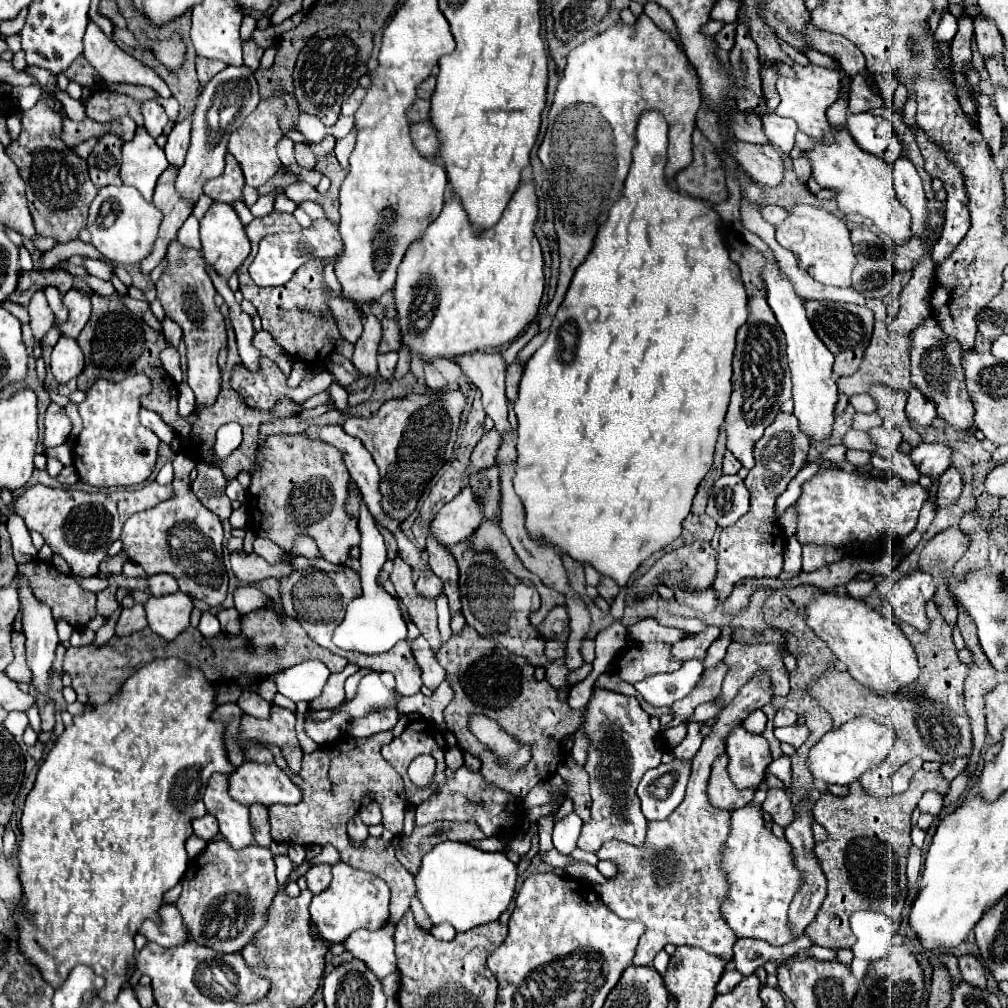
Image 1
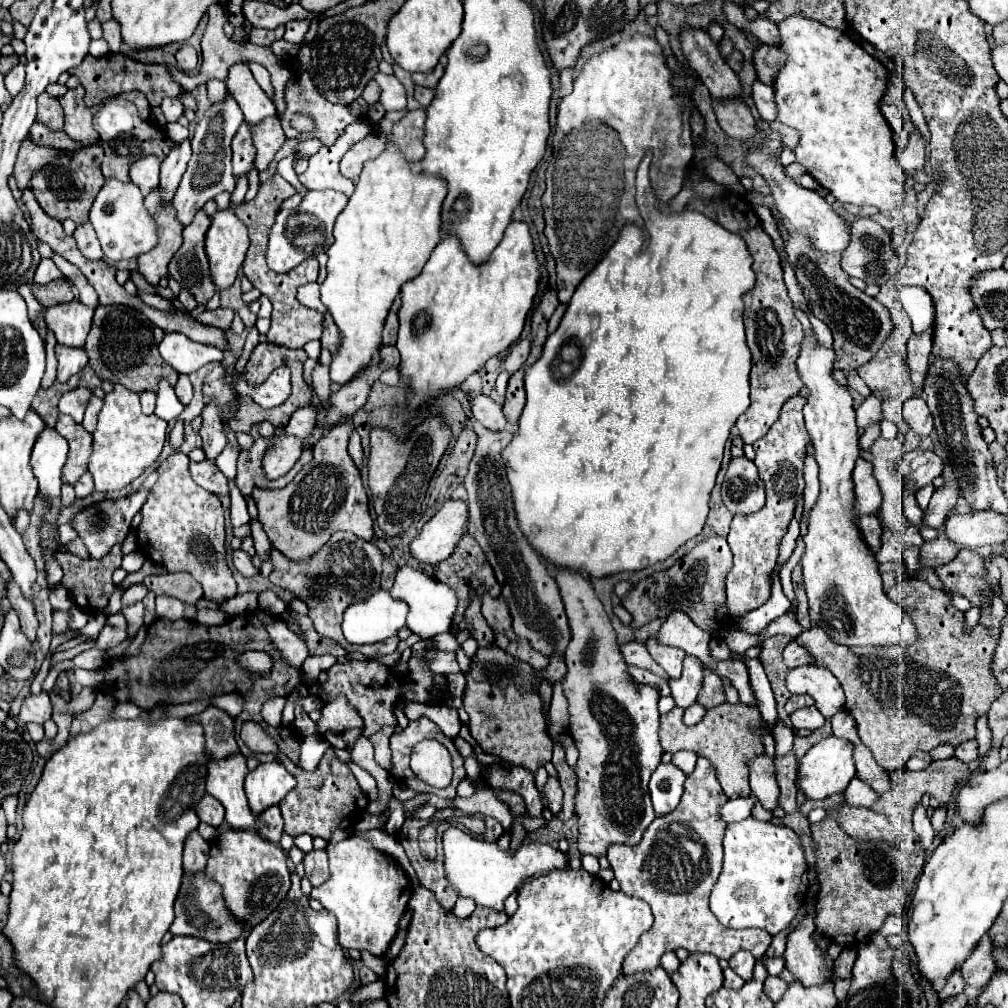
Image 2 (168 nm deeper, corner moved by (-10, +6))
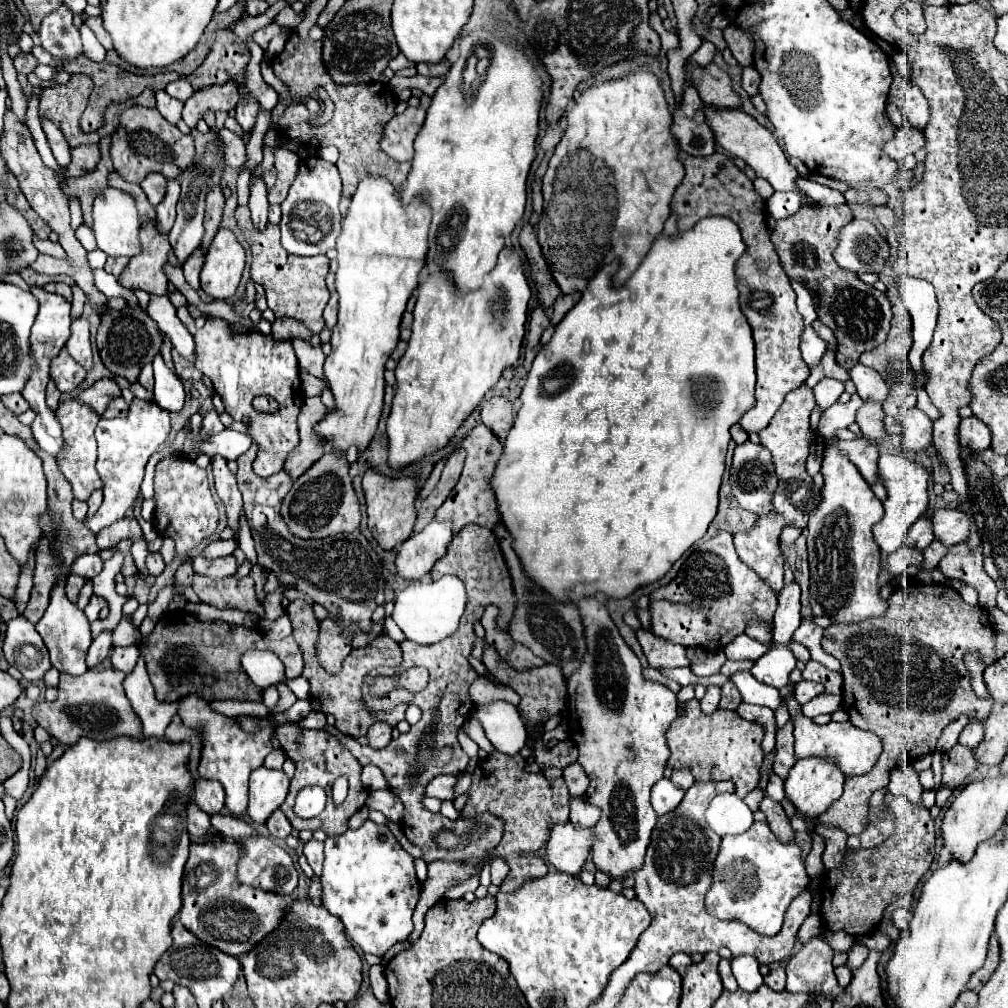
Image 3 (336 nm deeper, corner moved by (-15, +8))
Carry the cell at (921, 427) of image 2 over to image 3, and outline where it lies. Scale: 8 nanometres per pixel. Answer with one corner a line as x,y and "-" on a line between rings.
917,406
909,408
903,416
903,450
923,450
931,444
933,422

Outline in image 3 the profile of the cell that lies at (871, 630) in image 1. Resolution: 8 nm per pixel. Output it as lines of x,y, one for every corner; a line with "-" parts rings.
831,436
823,452
821,474
825,484
821,488
821,502
811,512
807,524
807,548
809,548
809,568
811,568
811,608
813,616
827,616
833,624
855,624
867,618
881,618
887,612
887,602
879,594
879,574
881,574
881,556
879,546
873,540
873,524
883,518
883,504
875,498
873,490
859,474
857,466
839,450
839,438

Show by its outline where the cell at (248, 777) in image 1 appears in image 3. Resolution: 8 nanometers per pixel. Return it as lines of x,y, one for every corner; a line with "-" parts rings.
265,766
251,772
249,778
249,808
247,814
263,824
283,802
289,792
289,778
283,770
269,770

